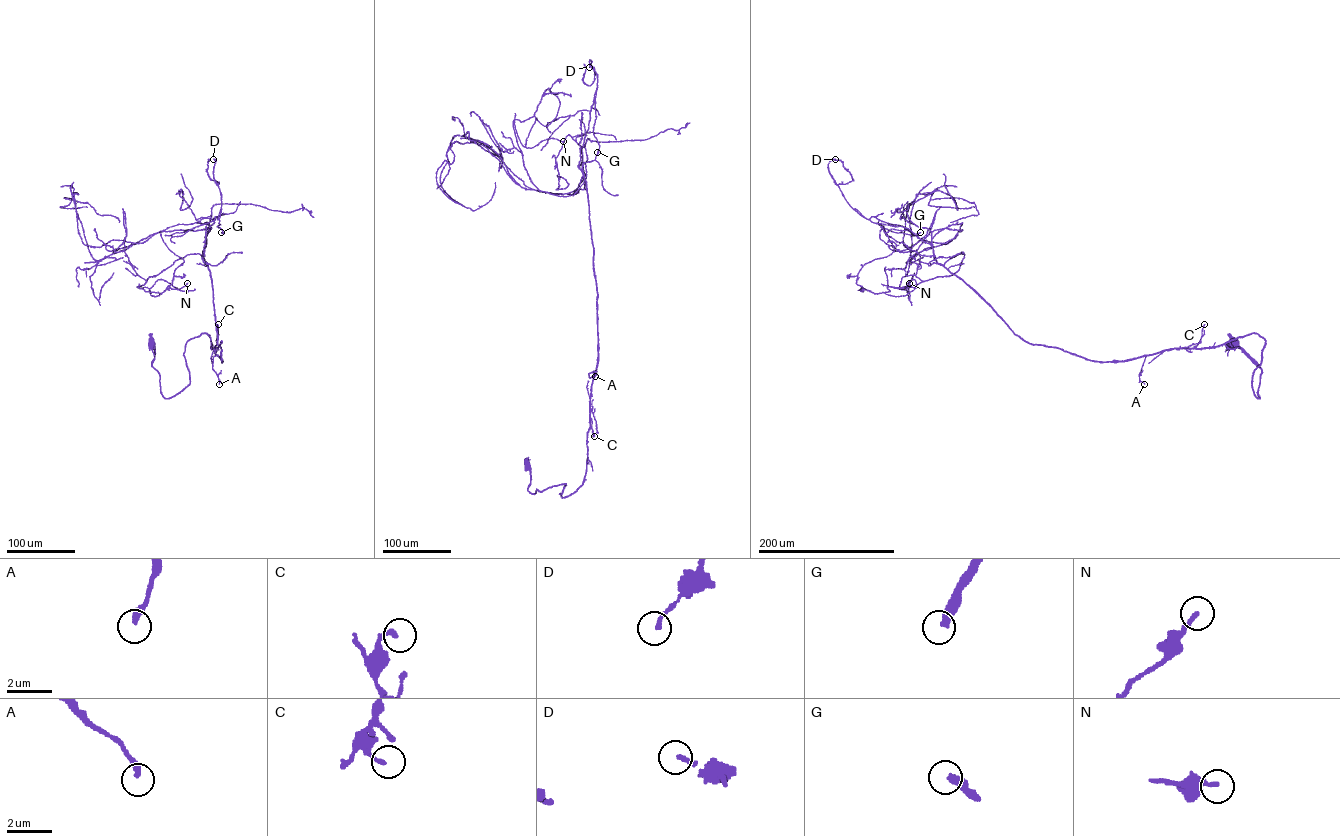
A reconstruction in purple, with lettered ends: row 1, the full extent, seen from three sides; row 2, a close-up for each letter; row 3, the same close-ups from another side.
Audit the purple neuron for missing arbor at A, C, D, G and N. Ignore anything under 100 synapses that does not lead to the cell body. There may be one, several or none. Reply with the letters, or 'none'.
G

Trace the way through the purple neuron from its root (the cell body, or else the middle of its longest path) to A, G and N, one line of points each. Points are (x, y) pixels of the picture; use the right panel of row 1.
A: (1232, 345), (1261, 369), (1259, 398), (1252, 377), (1265, 340), (1254, 333), (1145, 355), (1144, 384)
G: (1232, 345), (1261, 369), (1259, 398), (1257, 333), (1108, 362), (1031, 344), (929, 244), (870, 219), (920, 232)
N: (1232, 345), (1259, 398), (1257, 333), (1093, 361), (1016, 335), (943, 266), (964, 254), (888, 286), (909, 283)

